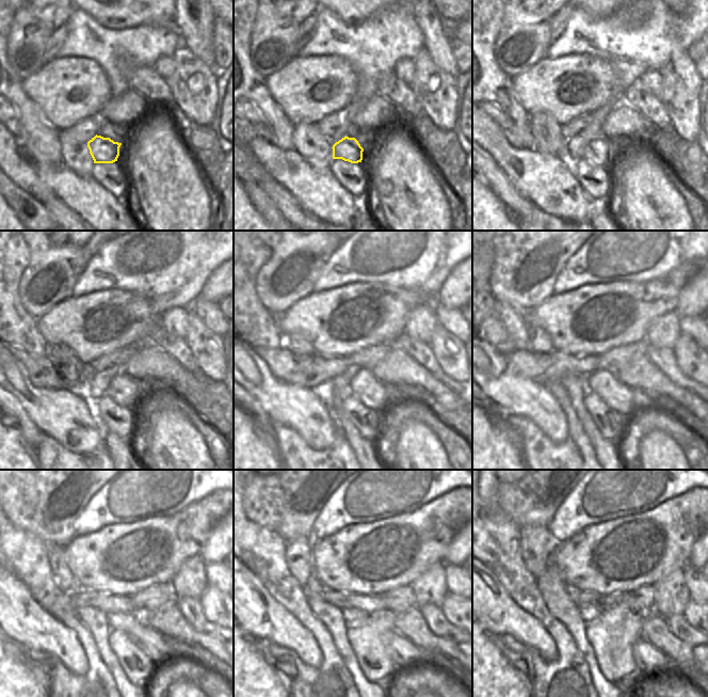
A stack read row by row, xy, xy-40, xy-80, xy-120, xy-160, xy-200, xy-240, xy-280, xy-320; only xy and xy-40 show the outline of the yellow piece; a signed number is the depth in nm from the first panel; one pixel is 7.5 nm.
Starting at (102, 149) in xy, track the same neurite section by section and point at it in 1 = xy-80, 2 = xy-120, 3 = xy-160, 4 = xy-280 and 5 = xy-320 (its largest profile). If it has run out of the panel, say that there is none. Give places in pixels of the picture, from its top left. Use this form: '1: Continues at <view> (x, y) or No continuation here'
1: Continues at xy-80 (597, 152)
2: Continues at xy-120 (124, 390)
3: Continues at xy-160 (373, 393)
4: Continues at xy-280 (403, 652)
5: Continues at xy-320 (673, 653)

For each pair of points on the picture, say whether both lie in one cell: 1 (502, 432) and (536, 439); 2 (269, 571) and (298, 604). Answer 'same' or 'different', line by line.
1: different
2: same

